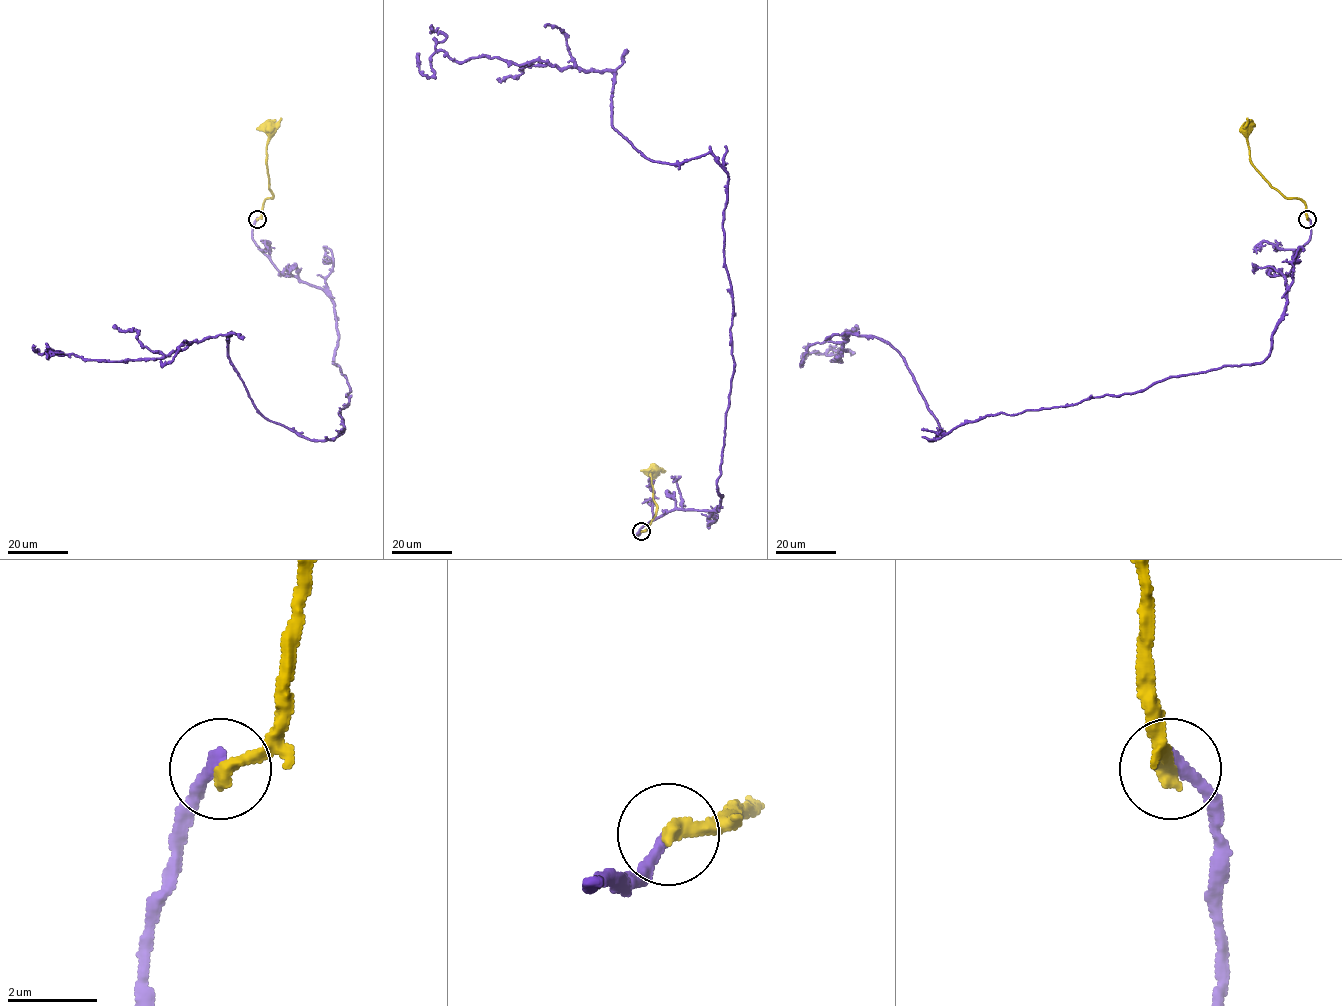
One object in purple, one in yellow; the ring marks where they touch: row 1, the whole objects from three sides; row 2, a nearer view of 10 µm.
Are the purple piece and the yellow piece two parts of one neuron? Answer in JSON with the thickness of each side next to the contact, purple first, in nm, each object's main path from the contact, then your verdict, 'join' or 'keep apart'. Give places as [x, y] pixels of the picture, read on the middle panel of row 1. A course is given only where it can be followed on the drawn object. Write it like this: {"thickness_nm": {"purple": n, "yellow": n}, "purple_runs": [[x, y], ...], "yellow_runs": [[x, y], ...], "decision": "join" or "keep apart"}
{"thickness_nm": {"purple": 300, "yellow": 360}, "purple_runs": [[641, 531], [722, 495], [726, 171], [650, 161], [613, 127], [610, 71], [437, 51], [426, 76], [417, 53]], "yellow_runs": [[641, 531], [648, 527], [657, 509], [650, 476], [654, 470]], "decision": "keep apart"}

